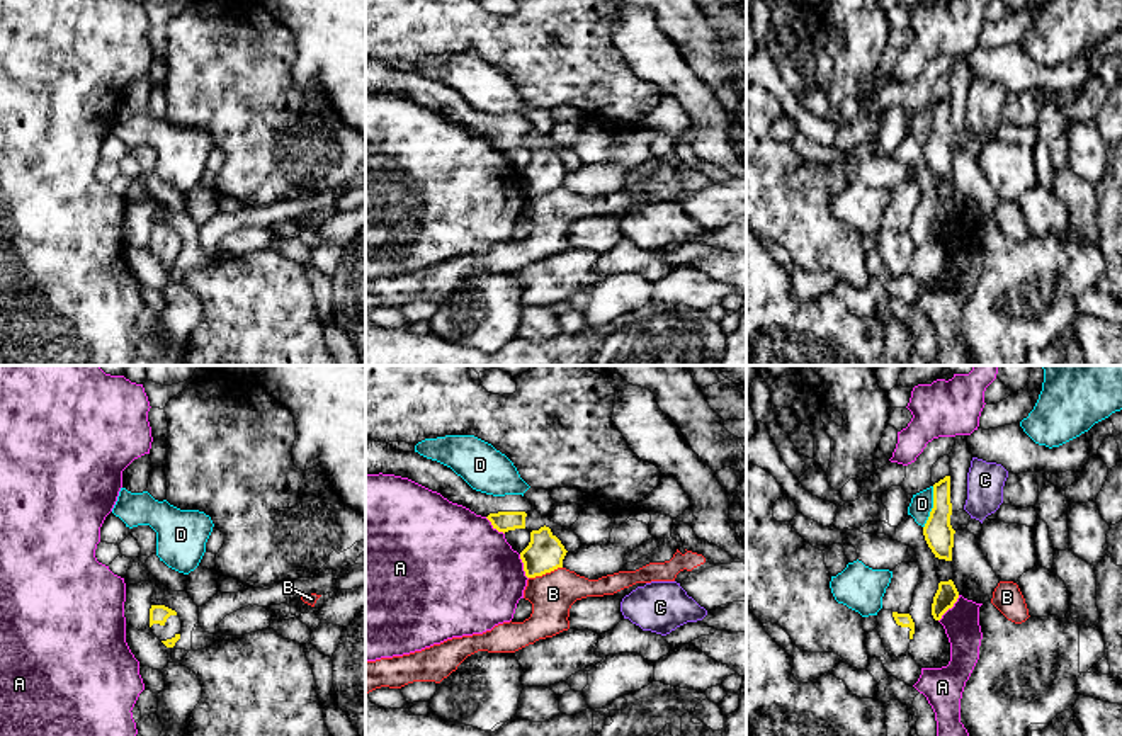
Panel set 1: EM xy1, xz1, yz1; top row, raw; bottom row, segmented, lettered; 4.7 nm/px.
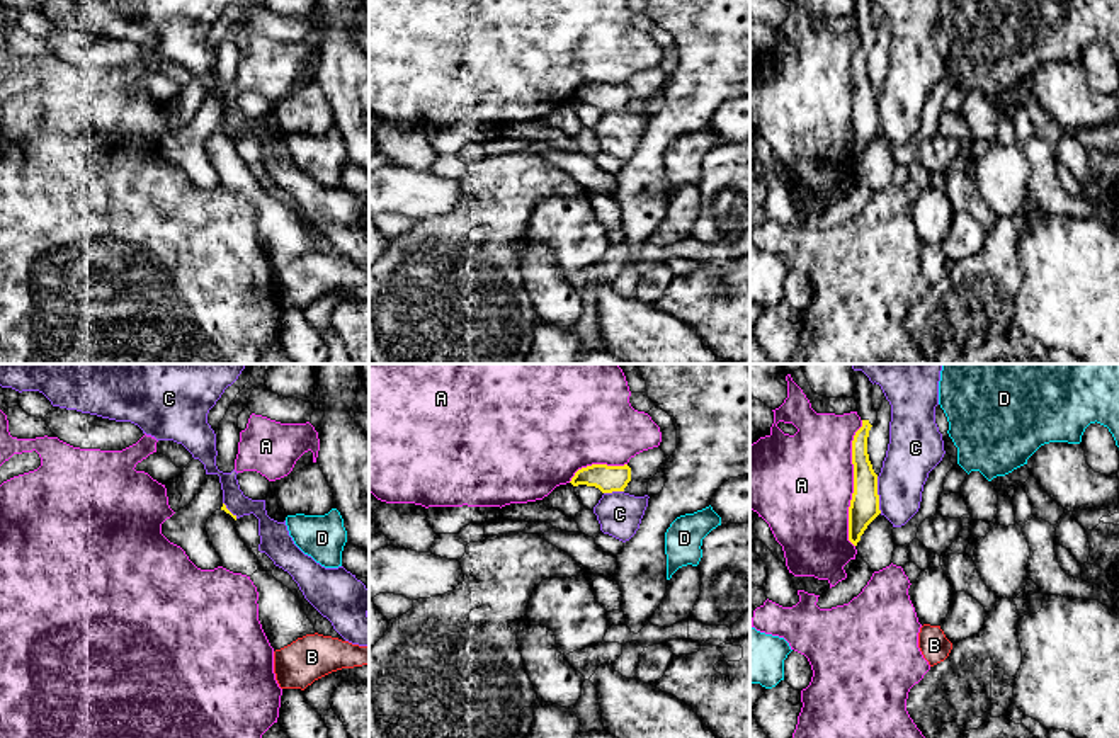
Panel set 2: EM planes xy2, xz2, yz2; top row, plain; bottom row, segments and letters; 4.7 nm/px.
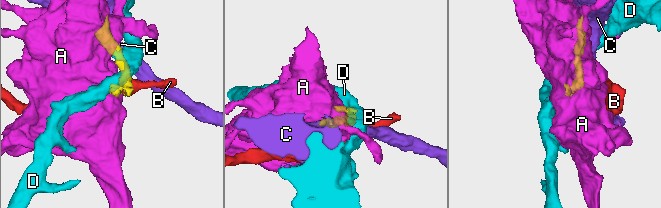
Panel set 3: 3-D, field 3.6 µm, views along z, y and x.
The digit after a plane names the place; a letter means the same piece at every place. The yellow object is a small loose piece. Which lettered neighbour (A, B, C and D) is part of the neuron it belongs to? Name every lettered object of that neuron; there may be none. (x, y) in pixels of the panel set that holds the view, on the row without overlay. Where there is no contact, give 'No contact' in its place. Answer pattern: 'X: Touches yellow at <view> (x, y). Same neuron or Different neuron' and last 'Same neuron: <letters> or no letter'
A: Touches yellow at yz2 (854, 102). Different neuron
B: Touches yellow at xz1 (544, 192). Different neuron
C: Touches yellow at yz2 (878, 114). Different neuron
D: Touches yellow at yz1 (934, 126). Different neuron
Same neuron: no letter

